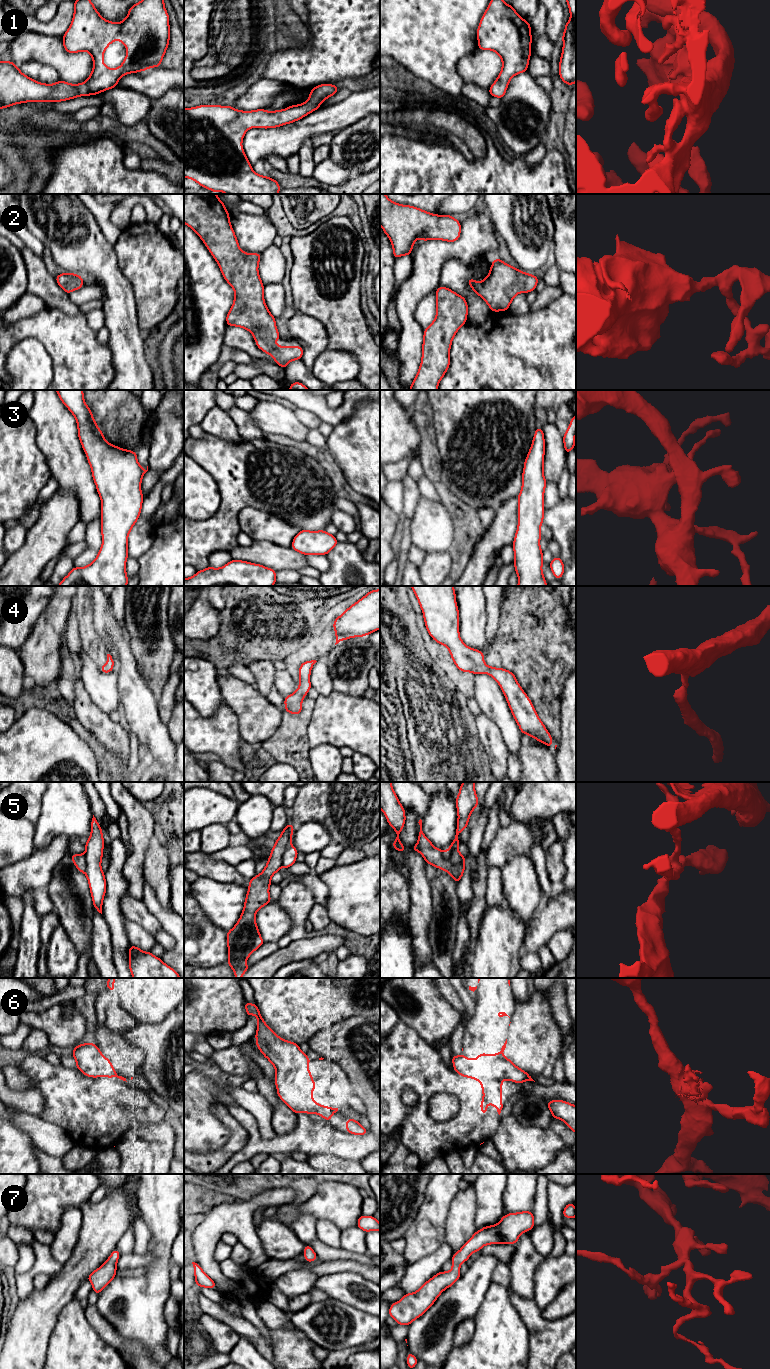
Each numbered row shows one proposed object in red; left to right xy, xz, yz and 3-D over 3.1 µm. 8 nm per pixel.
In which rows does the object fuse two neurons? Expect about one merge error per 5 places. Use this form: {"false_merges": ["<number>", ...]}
{"false_merges": ["5"]}

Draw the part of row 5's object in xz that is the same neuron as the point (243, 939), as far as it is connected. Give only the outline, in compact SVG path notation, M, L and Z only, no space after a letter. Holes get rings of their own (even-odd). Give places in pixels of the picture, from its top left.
M288 823L275 841L264 870L249 880L242 914L236 925L227 931L227 964L233 969L236 978L241 978L249 969L246 959L265 943L259 933L255 916L261 907L271 902L271 877L282 867L281 858L291 843L294 829Z

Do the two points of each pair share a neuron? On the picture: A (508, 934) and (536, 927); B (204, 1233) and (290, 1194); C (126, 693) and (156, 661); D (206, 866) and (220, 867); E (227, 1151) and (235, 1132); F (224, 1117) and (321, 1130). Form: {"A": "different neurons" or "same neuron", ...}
{"A": "different neurons", "B": "same neuron", "C": "different neurons", "D": "same neuron", "E": "same neuron", "F": "different neurons"}

